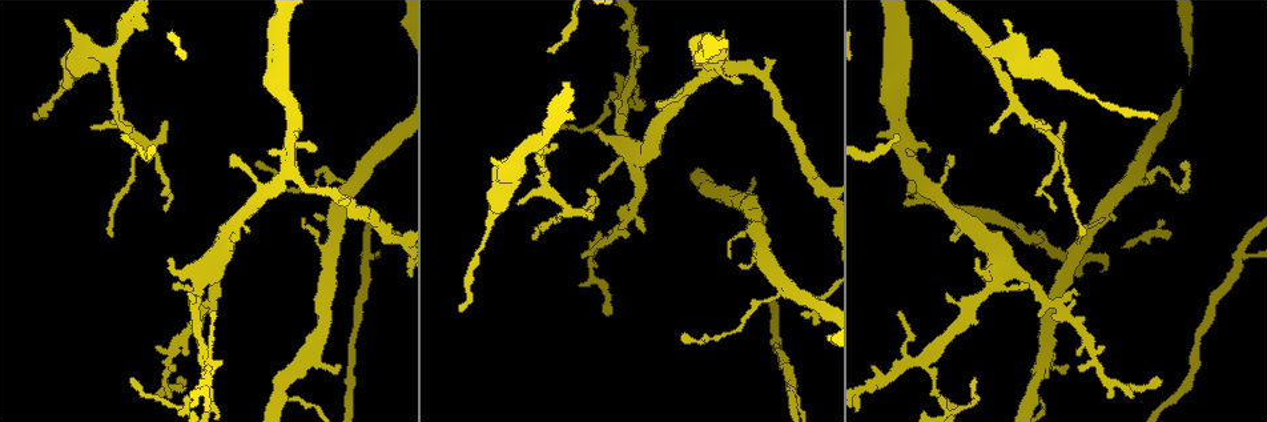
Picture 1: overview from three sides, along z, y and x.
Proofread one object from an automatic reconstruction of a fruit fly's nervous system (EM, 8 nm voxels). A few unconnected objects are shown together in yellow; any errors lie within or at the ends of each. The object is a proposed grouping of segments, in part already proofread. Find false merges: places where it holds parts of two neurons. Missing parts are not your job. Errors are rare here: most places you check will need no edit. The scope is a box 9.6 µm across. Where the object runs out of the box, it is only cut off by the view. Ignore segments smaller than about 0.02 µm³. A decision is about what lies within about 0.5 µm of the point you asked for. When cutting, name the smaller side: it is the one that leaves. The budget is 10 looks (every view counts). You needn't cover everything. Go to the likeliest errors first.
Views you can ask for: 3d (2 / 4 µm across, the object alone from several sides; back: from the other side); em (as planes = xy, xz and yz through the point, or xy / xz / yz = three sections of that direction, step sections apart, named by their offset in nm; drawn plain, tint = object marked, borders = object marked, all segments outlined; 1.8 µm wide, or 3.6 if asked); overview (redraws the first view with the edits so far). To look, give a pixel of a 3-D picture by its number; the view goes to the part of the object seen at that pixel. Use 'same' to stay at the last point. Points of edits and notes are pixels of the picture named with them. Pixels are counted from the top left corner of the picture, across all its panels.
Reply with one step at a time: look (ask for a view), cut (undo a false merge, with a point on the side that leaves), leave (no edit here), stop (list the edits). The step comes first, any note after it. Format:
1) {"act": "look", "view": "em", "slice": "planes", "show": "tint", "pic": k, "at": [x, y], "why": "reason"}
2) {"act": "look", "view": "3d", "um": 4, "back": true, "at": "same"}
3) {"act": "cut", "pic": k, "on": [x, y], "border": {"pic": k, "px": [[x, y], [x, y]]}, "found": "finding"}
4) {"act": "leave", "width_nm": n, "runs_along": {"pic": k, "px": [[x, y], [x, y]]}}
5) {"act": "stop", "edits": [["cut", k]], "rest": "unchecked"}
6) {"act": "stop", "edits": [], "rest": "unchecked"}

{"act": "look", "view": "3d", "um": 2, "back": true, "pic": 1, "at": [367, 254]}

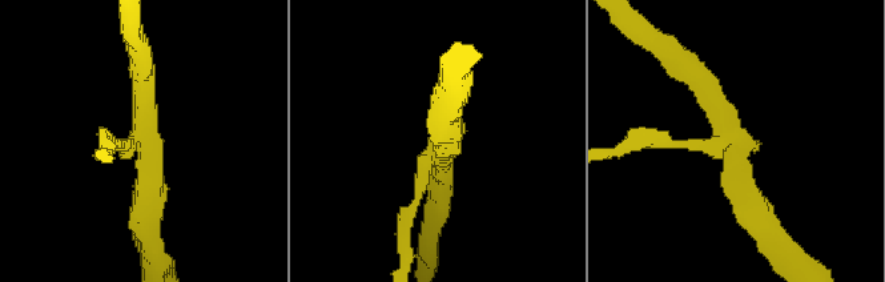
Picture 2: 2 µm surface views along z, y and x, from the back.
{"act": "look", "view": "em", "slice": "xy", "step": 16, "show": "borders", "pic": 2, "at": [145, 146], "why": "shape alone is not enough"}

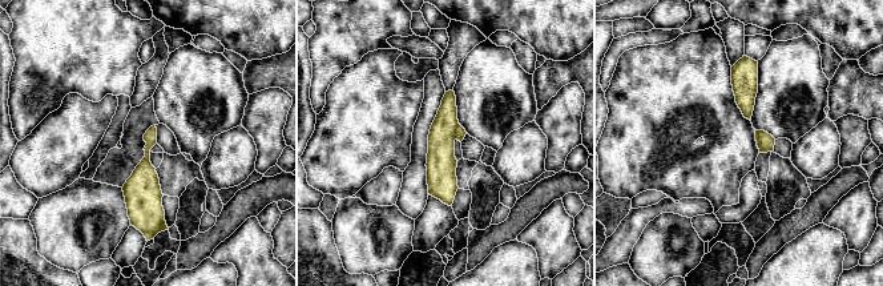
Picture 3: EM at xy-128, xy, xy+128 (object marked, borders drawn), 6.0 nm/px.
{"act": "cut", "pic": 3, "on": [460, 132], "width_nm": 50, "border": {"pic": 3, "px": [[459, 124], [454, 139]]}, "found": "a second neuron is stuck on"}

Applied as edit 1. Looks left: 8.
{"act": "look", "view": "3d", "um": 2, "pic": 1, "at": [927, 363], "why": "three arms meet"}

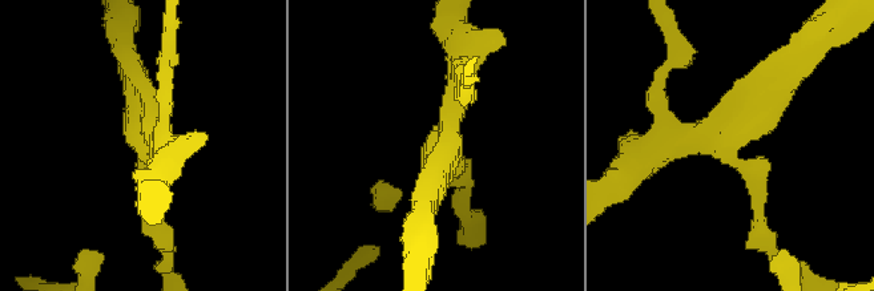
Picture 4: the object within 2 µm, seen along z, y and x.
{"act": "look", "view": "em", "slice": "xy", "step": 16, "show": "borders", "pic": 4, "at": [737, 140]}

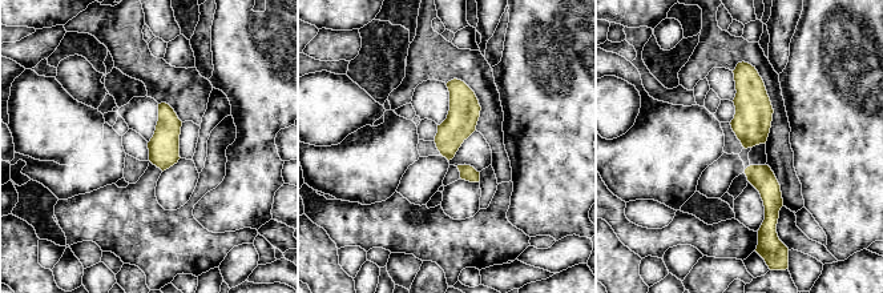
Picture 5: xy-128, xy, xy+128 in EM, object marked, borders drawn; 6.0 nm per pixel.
{"act": "leave", "found": "one neuron here"}

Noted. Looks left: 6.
{"act": "look", "view": "3d", "um": 2, "pic": 1, "at": [710, 68], "why": "three arms meet"}

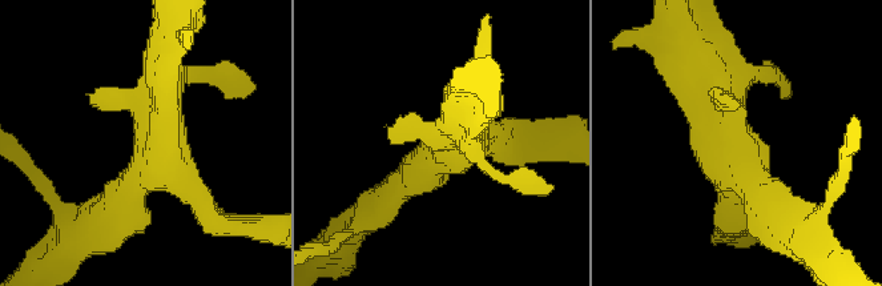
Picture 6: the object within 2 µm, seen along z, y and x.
{"act": "look", "view": "em", "slice": "planes", "show": "tint", "pic": 6, "at": [157, 171], "why": "now the EM"}

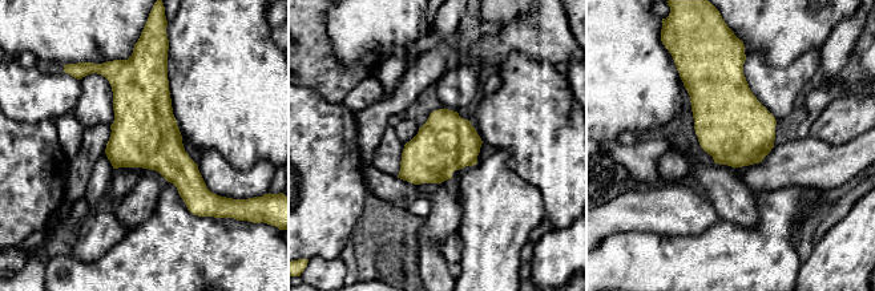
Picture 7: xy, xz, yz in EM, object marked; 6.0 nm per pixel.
{"act": "leave", "found": "one neuron here"}

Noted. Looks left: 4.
{"act": "look", "view": "em", "um": 3.6, "slice": "planes", "show": "tint", "pic": 1, "at": [1065, 85]}

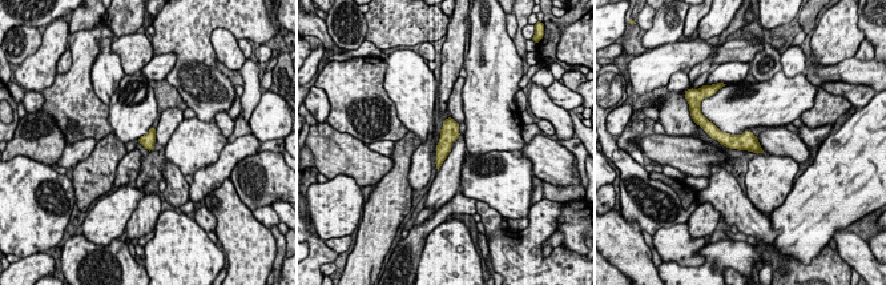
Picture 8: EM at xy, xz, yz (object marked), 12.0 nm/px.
{"act": "leave", "runs_along": {"pic": 8, "px": [[709, 128], [757, 149]]}, "found": "continuous, no second neuron"}

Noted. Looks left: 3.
{"act": "stop", "edits": [["cut", 3]], "rest": "unchecked"}

